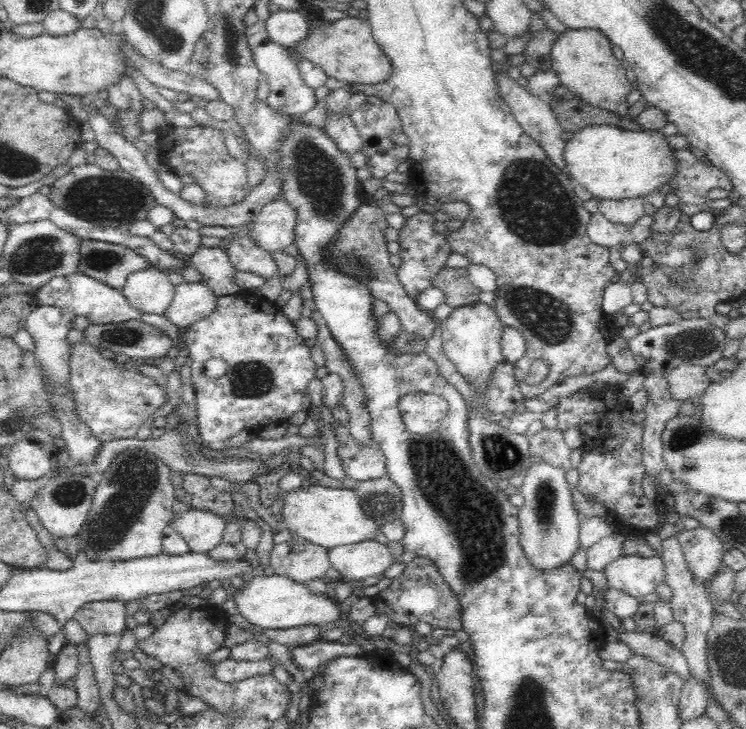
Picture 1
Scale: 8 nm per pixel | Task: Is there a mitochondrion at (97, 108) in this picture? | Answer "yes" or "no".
no

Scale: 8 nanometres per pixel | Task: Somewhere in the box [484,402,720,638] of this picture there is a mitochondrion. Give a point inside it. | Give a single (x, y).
(544, 494)

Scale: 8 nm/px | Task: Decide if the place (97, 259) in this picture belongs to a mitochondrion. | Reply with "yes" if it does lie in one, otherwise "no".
yes

